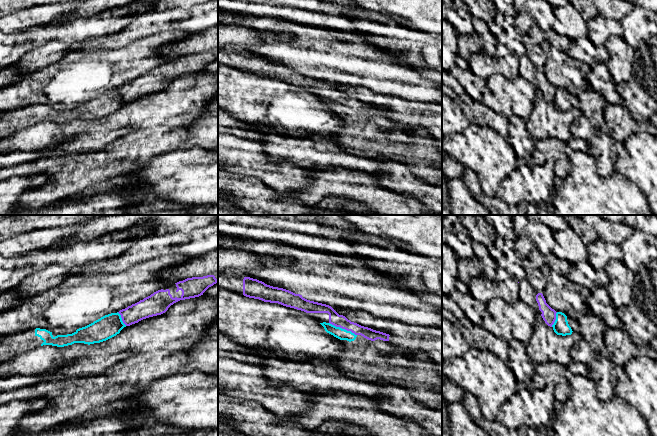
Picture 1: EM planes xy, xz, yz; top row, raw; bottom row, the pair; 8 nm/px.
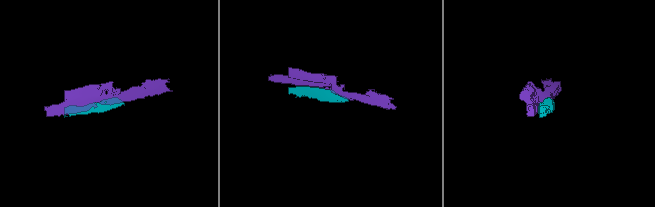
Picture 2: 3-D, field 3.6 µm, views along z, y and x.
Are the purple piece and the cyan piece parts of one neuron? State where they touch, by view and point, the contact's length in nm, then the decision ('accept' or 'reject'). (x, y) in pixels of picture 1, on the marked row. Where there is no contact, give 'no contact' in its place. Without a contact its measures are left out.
xz (343, 328) | 240 nm | accept

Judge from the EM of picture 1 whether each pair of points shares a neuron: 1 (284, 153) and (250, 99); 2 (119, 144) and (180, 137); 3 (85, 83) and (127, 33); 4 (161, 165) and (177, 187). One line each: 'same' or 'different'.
1: different
2: same
3: different
4: same

